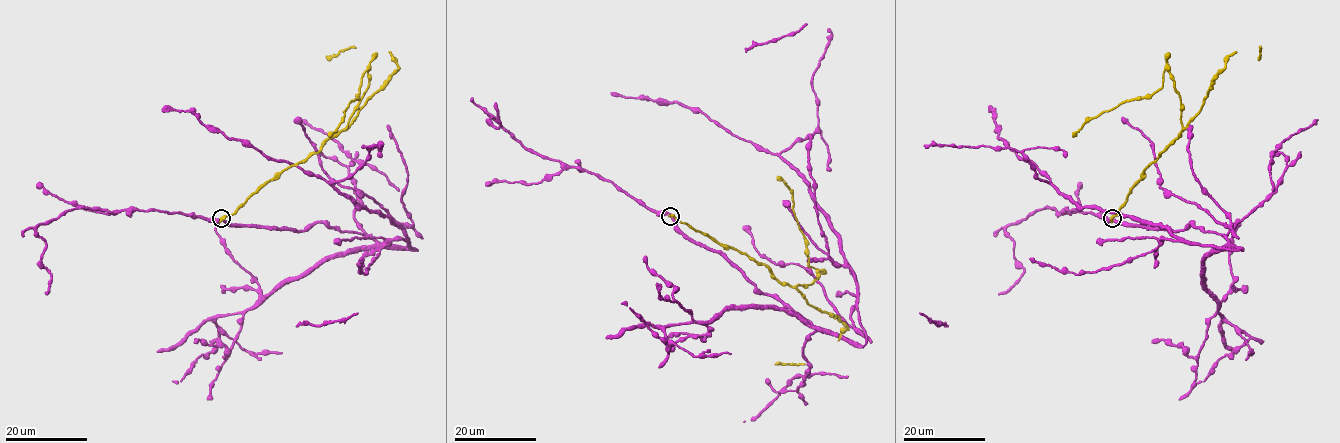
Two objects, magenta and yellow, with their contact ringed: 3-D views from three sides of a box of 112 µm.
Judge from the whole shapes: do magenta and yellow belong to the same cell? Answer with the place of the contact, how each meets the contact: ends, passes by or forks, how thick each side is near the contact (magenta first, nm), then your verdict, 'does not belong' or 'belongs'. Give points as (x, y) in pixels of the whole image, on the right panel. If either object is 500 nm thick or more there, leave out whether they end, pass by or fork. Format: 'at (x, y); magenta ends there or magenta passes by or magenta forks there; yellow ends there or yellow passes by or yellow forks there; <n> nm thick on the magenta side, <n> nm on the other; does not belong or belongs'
at (1112, 218); 360 nm thick on the magenta side, 550 nm on the other; does not belong

